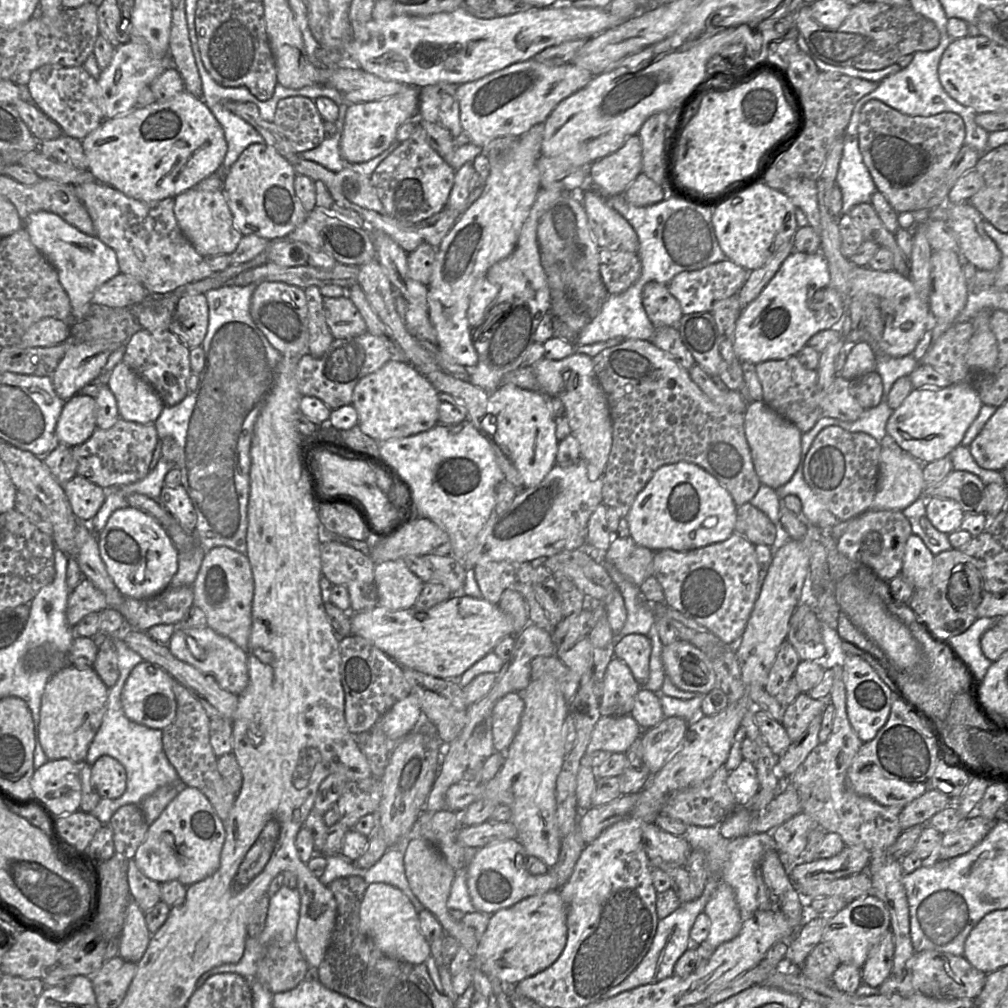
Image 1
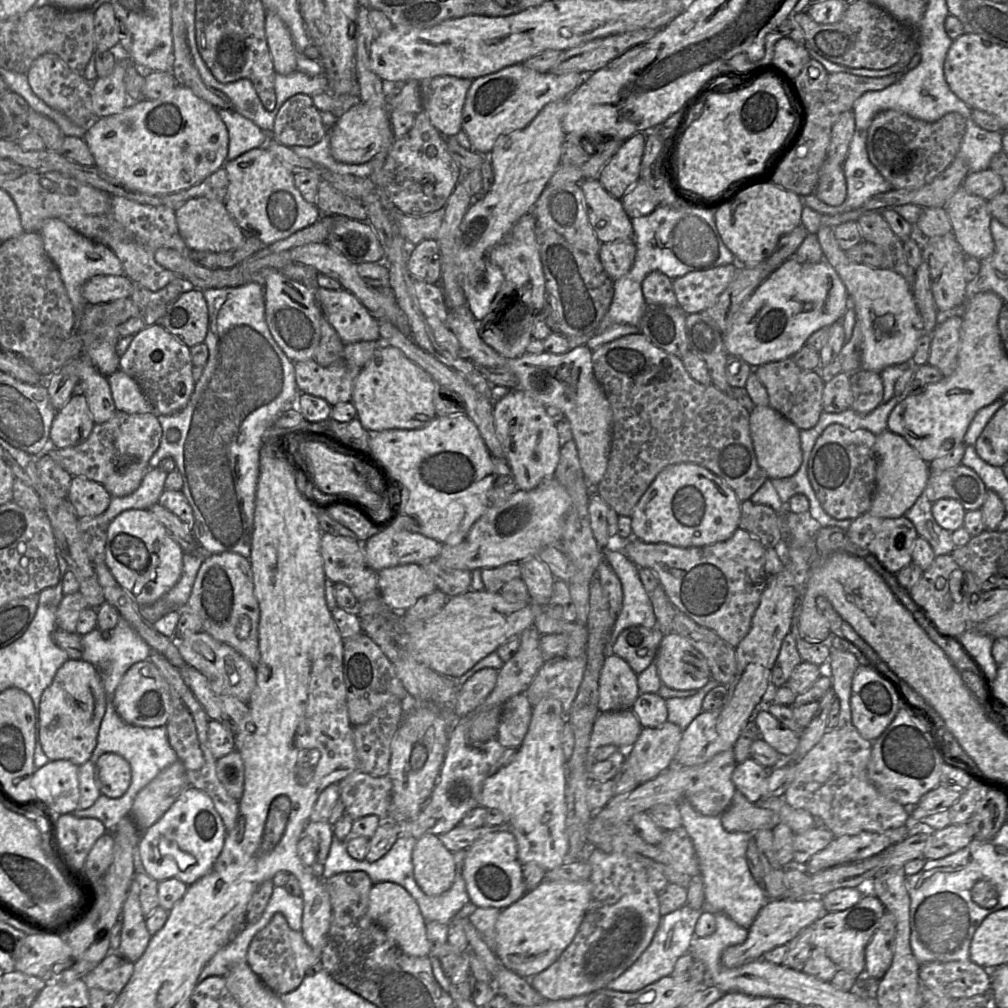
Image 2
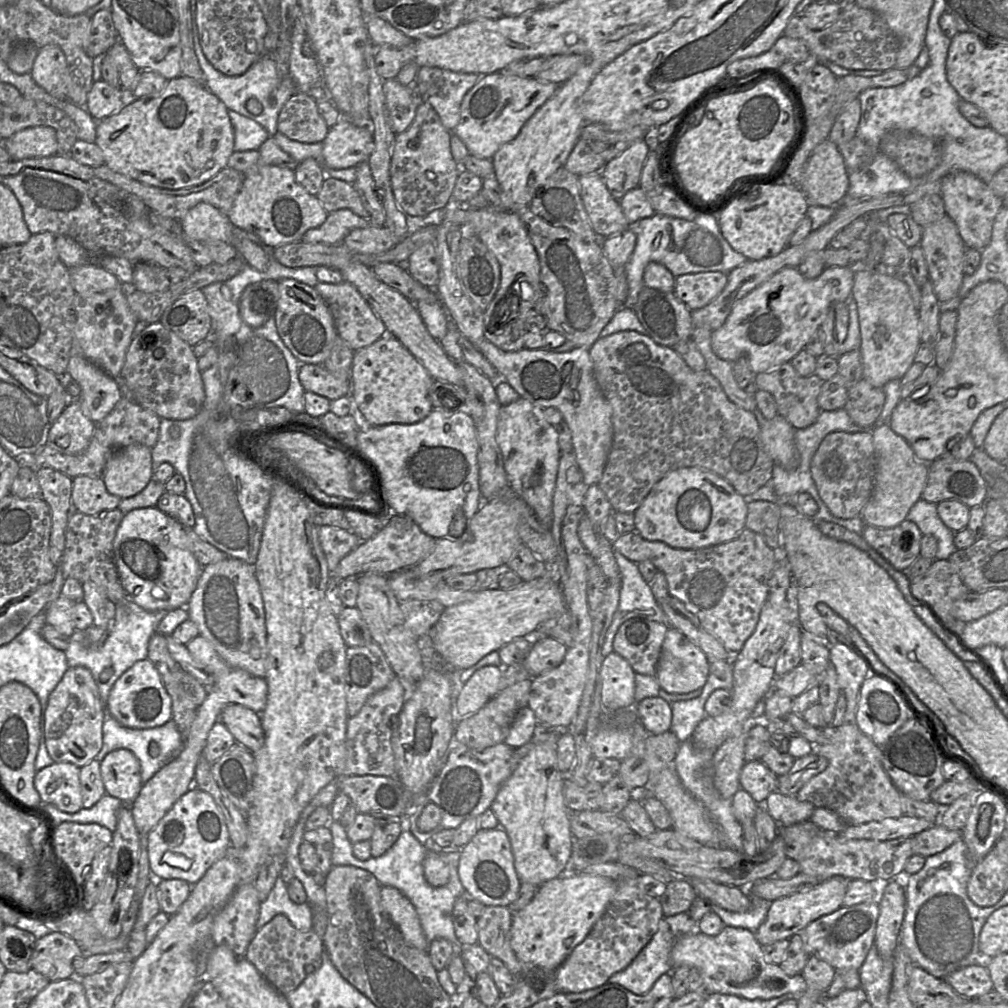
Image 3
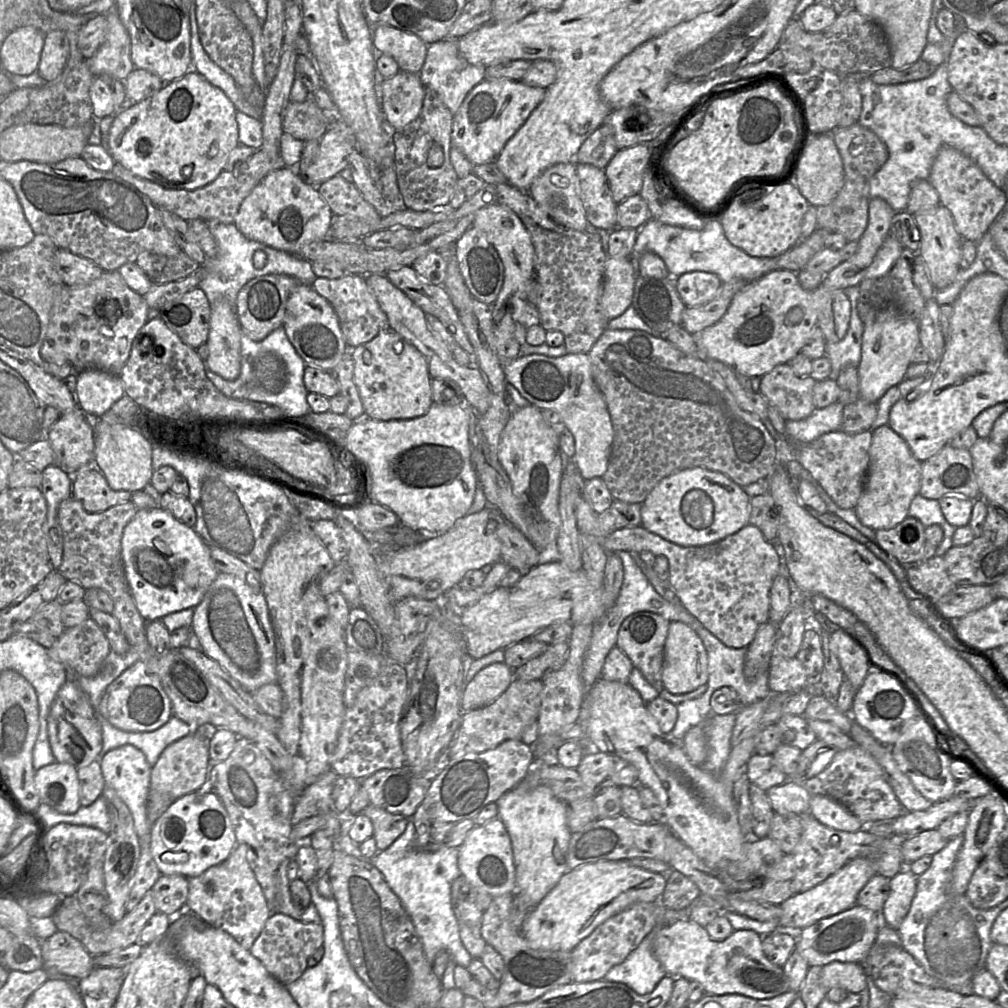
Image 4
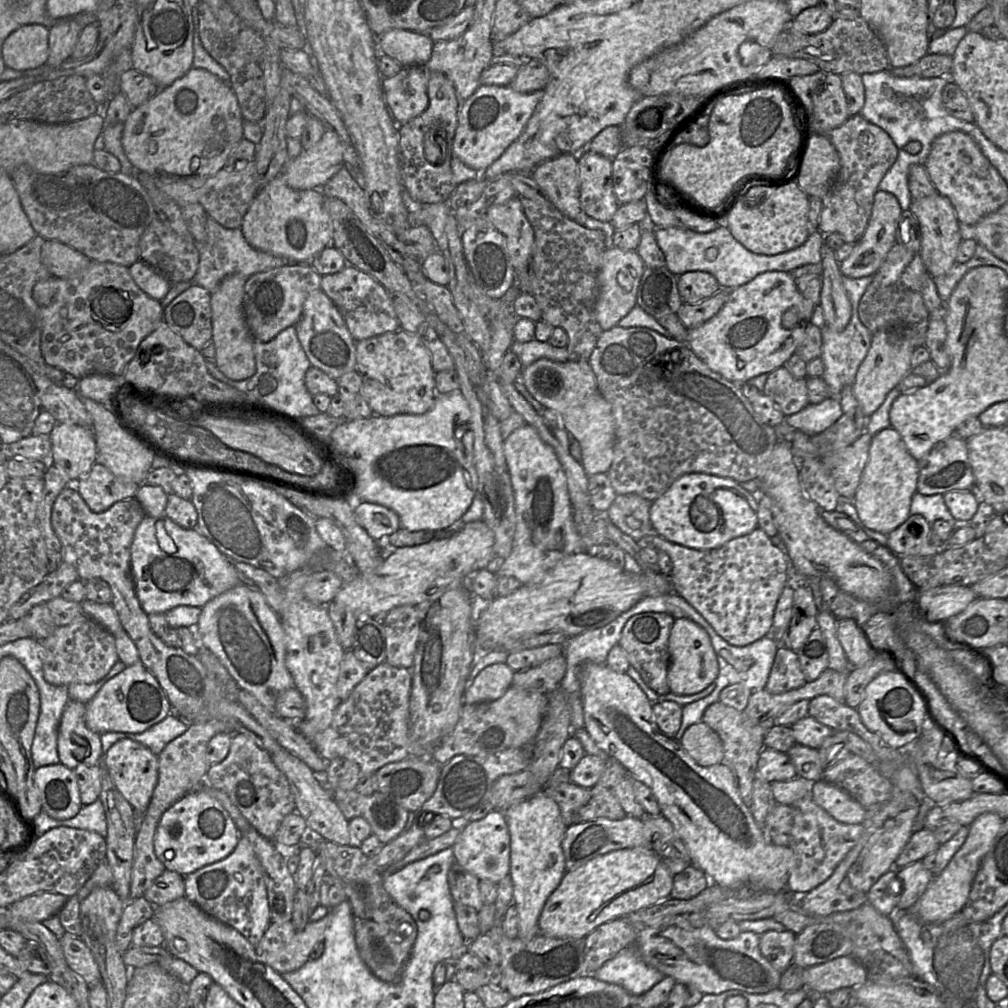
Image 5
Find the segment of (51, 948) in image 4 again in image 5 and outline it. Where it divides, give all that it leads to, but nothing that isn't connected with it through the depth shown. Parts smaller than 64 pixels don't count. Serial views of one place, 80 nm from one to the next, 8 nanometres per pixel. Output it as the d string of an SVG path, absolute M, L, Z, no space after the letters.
M65 933L59 943L69 967L84 979L88 987L103 982L95 958L81 938Z

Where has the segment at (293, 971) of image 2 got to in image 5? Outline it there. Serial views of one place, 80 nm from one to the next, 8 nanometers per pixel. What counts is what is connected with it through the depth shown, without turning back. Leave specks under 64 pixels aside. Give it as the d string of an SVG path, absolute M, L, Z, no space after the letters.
M329 912L318 921L309 921L302 931L296 930L291 921L283 924L271 922L255 952L279 974L295 971L307 962L313 947L324 940L331 920Z

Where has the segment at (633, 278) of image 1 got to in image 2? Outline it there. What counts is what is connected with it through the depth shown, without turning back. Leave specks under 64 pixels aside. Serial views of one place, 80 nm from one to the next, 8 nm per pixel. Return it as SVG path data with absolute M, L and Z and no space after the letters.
M634 239L601 243L599 257L608 276L615 282L632 268L636 256Z

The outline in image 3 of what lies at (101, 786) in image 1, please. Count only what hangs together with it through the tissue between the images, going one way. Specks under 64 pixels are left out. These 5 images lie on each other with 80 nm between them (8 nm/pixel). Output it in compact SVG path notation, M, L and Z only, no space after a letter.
M121 748L109 752L100 761L100 773L105 793L118 798L124 804L131 804L141 788L141 767L137 757Z

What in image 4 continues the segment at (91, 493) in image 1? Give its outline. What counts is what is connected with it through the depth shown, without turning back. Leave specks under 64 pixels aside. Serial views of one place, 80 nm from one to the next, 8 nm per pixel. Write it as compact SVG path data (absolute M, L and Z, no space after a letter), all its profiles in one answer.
M94 466L81 469L72 476L72 496L79 500L84 509L89 513L102 512L109 509L110 507L123 504L131 500L131 492L125 490L116 491L110 488L102 472Z

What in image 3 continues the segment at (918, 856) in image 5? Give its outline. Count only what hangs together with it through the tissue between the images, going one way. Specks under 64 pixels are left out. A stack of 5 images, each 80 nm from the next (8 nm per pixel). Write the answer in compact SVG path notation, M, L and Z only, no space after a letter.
M934 824L911 838L913 855L927 858L944 851L957 840L962 839L962 834L961 831Z

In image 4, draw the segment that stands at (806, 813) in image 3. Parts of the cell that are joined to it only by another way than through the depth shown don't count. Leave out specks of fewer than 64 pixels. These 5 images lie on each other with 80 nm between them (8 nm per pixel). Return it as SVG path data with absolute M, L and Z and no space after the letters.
M789 779L781 785L769 788L766 793L777 814L802 815L810 810L811 794L801 781Z

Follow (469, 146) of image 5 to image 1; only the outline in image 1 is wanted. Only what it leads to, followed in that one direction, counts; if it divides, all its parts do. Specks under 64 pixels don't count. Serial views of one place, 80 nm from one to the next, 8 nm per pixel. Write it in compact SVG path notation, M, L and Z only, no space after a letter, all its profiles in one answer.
M536 59L511 64L475 81L460 84L456 88L460 123L470 142L484 147L491 140L503 136L519 136L537 124L544 124L551 112L564 99L586 87L594 78L592 73L573 63L547 66Z

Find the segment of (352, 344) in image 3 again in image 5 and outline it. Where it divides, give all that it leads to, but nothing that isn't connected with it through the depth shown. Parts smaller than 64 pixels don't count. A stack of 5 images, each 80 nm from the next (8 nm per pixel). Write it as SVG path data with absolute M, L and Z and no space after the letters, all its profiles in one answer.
M346 264L341 271L322 276L320 290L338 308L355 341L399 329L399 321L393 307L391 294L373 277L352 265Z

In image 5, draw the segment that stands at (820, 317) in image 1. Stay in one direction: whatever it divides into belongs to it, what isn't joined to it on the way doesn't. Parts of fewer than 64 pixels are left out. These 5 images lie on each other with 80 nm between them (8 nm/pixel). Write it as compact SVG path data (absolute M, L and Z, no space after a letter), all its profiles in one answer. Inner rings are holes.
M877 191L874 195L872 213L862 237L854 244L852 253L840 263L843 276L861 278L873 276L881 266L887 253L896 243L895 233L902 209L897 198L885 191ZM764 272L747 284L730 290L727 301L715 316L696 328L688 330L688 343L696 356L711 370L741 385L760 374L771 373L788 361L803 341L813 311L814 305L798 291L796 279L791 273Z

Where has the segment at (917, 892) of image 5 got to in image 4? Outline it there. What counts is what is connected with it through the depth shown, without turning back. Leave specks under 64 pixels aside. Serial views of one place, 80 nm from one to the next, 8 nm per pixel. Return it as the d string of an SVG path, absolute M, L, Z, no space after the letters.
M908 867L889 881L889 893L880 913L884 925L898 929L916 893L916 876Z

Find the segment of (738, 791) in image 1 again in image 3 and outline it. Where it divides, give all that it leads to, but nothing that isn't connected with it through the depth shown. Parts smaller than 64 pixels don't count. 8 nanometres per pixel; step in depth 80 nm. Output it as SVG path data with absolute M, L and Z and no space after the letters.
M745 760L739 783L740 788L747 791L756 803L762 805L767 796L776 790L777 778L761 760Z

